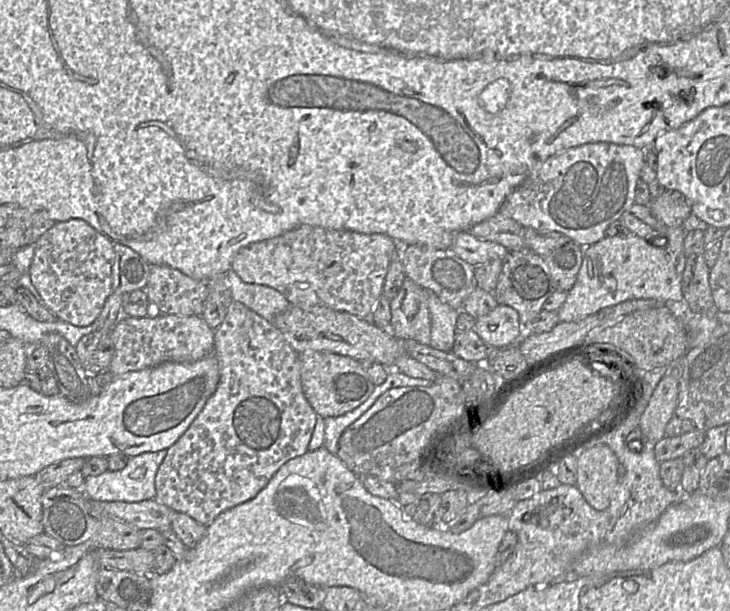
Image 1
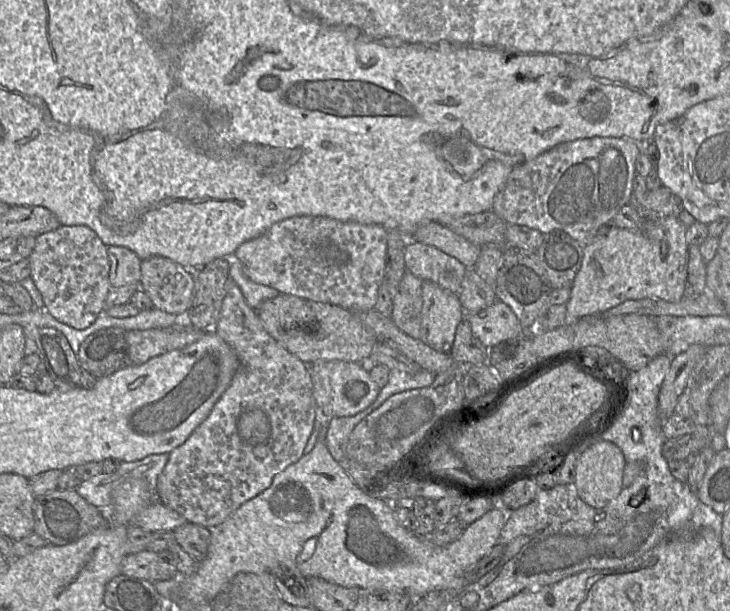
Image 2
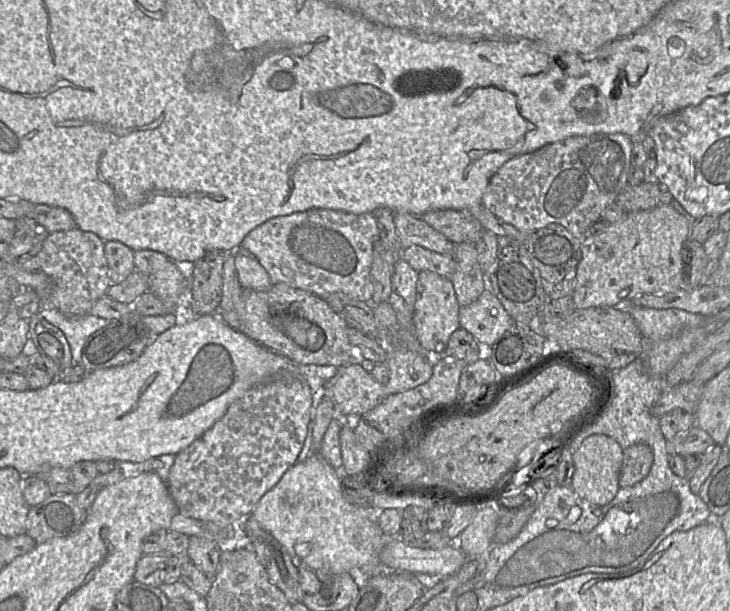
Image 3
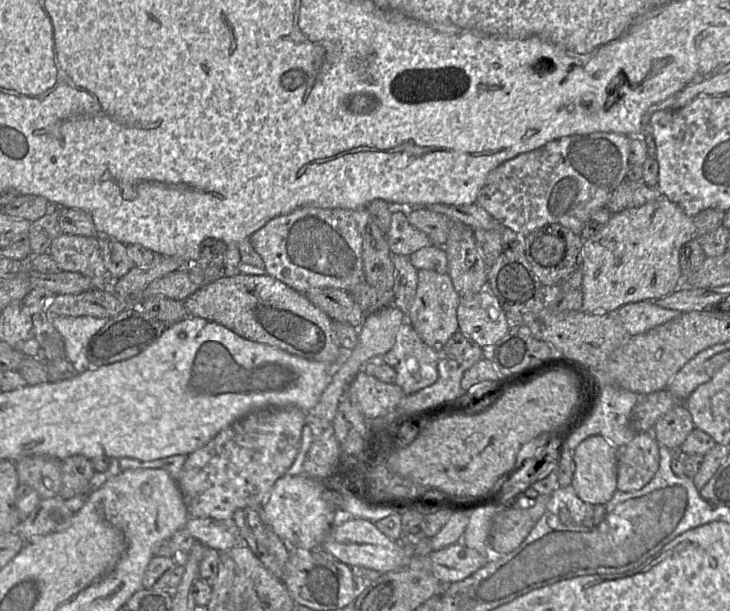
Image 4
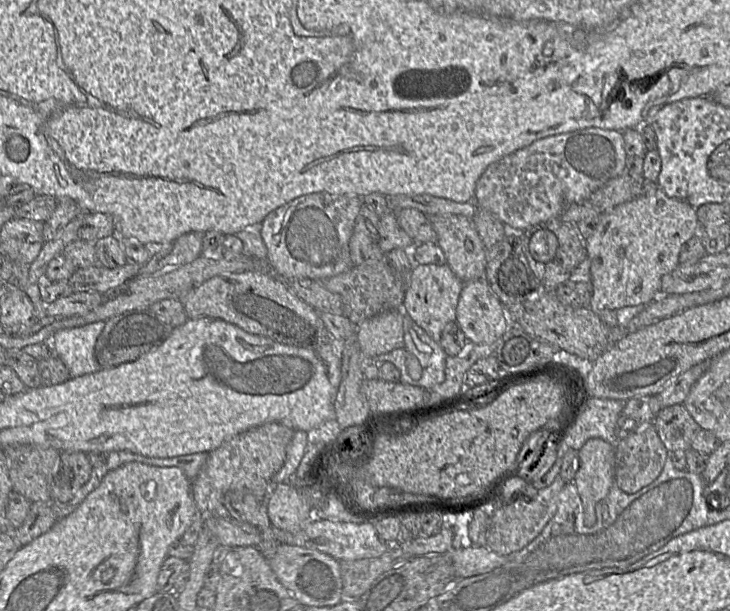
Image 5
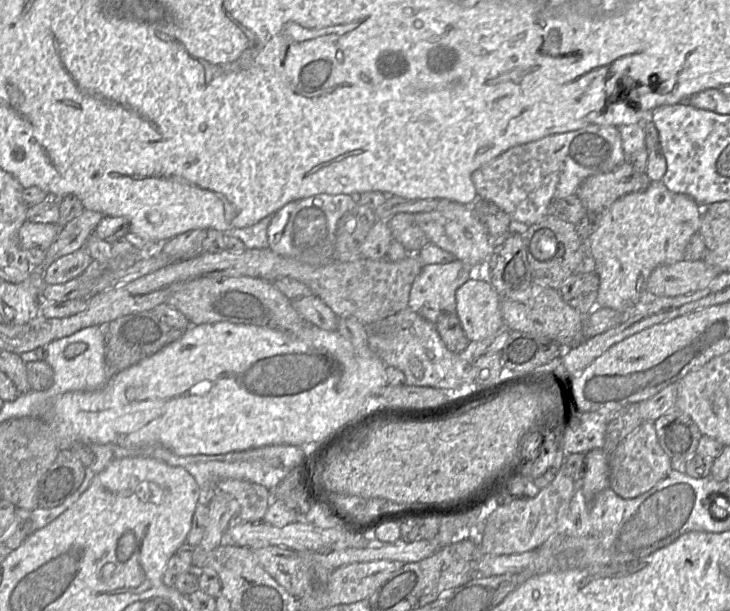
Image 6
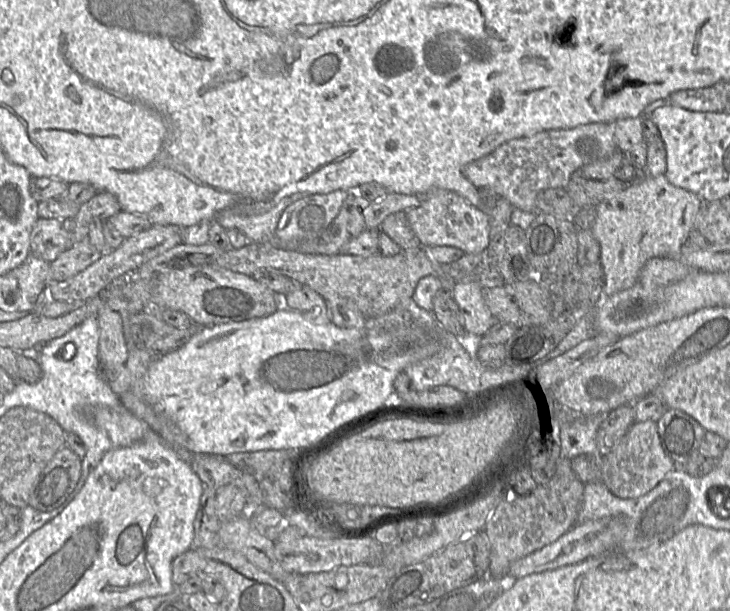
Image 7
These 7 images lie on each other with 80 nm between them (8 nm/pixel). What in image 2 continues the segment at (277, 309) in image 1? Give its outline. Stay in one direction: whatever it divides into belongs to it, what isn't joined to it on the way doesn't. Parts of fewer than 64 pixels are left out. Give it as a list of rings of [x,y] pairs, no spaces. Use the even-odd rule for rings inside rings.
[[[234,256],[229,259],[229,277],[239,287],[246,303],[252,309],[257,309],[263,302],[273,299],[280,292],[270,286],[257,284],[249,280],[243,273],[241,262]]]

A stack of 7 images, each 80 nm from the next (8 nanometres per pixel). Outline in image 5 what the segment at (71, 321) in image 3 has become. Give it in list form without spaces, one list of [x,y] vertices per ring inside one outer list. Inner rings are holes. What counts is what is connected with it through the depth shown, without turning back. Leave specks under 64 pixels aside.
[[[98,321],[76,328],[58,330],[53,335],[51,345],[68,368],[71,378],[92,374],[102,369],[95,358],[94,348],[104,326],[105,321]]]

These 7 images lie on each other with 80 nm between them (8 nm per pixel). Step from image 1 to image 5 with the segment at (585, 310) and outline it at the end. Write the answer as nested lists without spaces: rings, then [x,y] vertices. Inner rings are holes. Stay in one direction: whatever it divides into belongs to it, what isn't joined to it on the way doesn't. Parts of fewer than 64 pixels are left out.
[[[659,187],[654,192],[602,212],[594,232],[585,240],[587,257],[591,260],[590,279],[593,284],[589,307],[595,312],[601,312],[651,302],[660,294],[662,277],[679,265],[681,246],[698,234],[699,229],[696,209],[683,200],[667,196]]]

